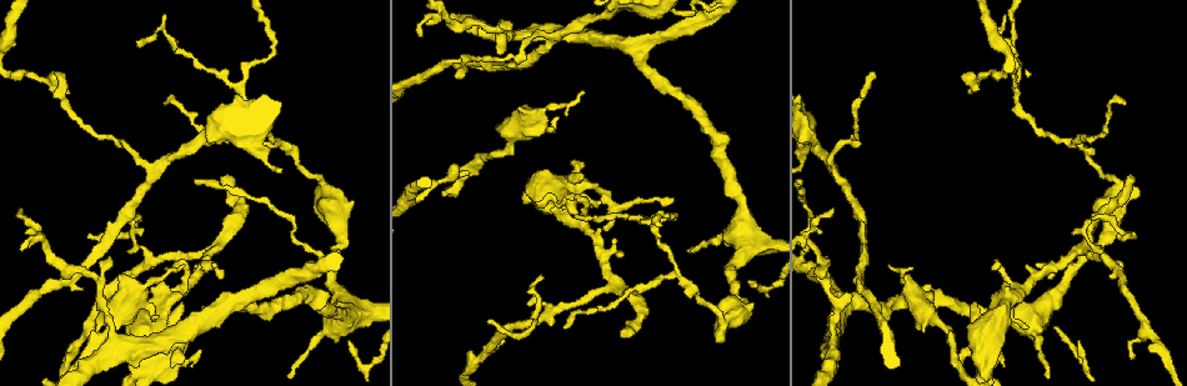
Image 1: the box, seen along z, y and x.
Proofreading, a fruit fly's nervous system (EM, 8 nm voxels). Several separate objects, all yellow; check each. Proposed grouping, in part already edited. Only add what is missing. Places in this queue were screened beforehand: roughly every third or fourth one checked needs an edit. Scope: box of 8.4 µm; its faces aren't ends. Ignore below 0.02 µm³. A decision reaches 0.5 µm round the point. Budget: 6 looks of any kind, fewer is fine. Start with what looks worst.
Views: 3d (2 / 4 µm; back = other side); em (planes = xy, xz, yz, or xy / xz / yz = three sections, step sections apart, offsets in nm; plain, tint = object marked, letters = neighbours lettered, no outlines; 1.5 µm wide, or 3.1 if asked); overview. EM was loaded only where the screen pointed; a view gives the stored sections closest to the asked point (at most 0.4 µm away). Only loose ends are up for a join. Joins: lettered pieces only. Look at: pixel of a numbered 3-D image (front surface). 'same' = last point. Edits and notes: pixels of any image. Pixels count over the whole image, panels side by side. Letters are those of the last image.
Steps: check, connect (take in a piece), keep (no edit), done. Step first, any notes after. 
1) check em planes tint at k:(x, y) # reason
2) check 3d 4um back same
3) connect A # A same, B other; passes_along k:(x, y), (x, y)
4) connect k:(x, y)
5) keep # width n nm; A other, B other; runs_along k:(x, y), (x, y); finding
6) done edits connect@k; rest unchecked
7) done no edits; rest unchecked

check 3d 4um at 1:(1131, 178) # free end

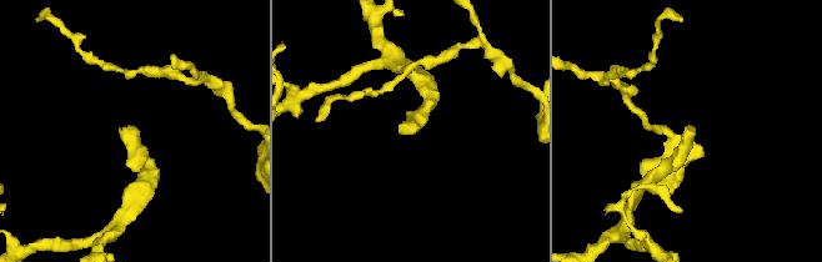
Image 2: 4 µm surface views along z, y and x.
check em planes letters at 2:(693, 131)

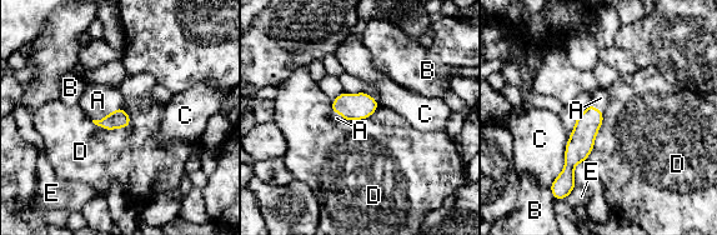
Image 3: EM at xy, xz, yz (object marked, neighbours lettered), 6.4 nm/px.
connect A # width 120 nm; A same, B other, C other, D other, E other; it goes on there

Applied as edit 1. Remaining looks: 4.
check 3d 2um at 1:(157, 316) # free end

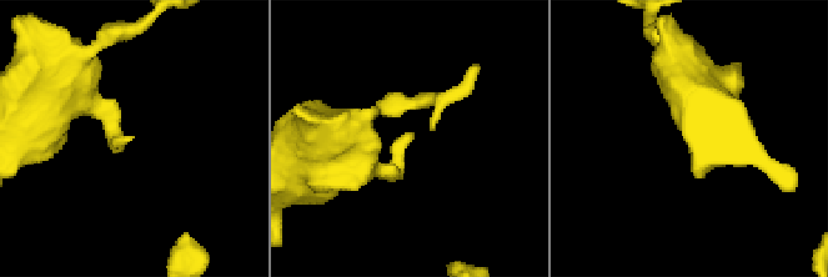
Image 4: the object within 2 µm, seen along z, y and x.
check em yz step 4 tint at 4:(129, 140)

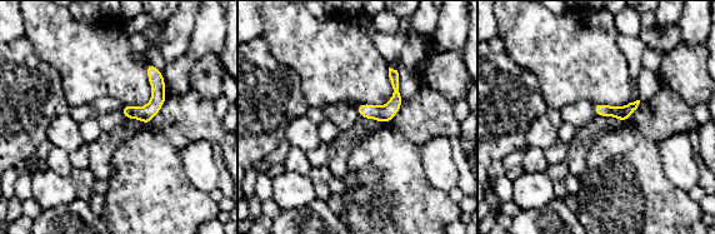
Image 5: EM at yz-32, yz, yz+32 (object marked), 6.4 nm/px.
check em planes letters same

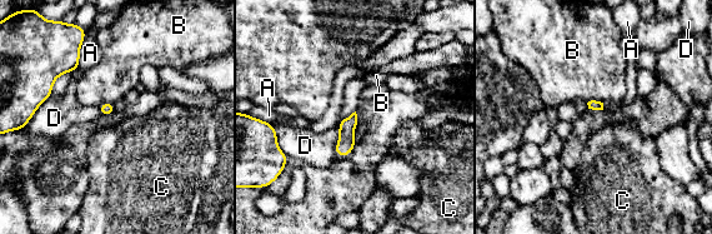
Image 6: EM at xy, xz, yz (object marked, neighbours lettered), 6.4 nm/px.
keep # A other, B other, C other, D other; border 6:(602, 101), (590, 100), (587, 103); no lettered piece goes on from it

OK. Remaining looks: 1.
done edits connect@3; rest unchecked

